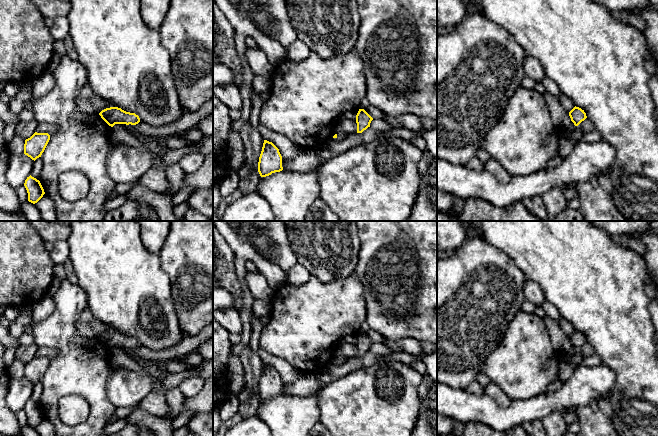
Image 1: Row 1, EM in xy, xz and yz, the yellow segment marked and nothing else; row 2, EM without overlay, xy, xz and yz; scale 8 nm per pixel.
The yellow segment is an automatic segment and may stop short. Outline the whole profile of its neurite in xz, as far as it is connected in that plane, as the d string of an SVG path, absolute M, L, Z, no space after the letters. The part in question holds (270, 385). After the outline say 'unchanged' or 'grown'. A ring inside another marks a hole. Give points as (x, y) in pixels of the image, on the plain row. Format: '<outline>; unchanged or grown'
M264 364L258 386L258 396L261 401L266 401L283 394L282 380L279 373L267 364Z; unchanged

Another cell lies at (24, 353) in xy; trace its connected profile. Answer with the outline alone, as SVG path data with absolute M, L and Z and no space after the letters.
M32 344L30 346L20 345L16 349L15 357L16 359L21 360L23 363L30 362L34 357L38 346L36 344Z

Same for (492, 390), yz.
M492 381L484 388L484 394L489 396L502 408L507 408L512 402L512 400L500 389L500 387Z

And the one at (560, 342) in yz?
M545 316L543 321L547 327L553 348L557 351L558 354L562 356L569 356L569 354L575 349L571 345L569 337L566 336L559 327L558 322L552 320L548 316Z

